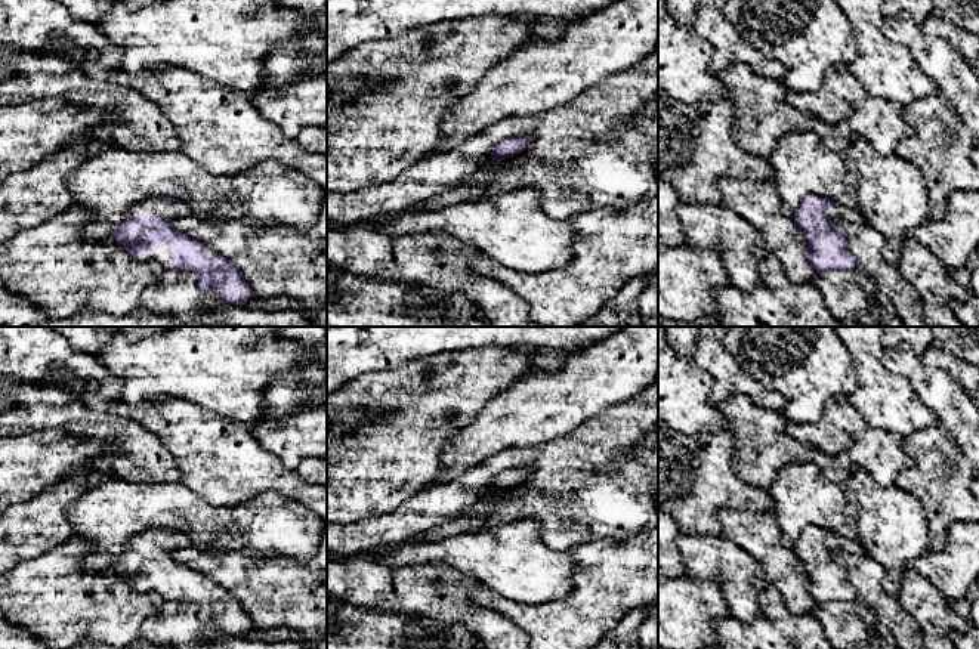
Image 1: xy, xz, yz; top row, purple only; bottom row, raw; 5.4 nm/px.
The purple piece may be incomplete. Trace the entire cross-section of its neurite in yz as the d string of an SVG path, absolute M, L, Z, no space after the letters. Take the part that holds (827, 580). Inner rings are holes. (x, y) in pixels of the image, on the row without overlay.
M809 525L802 531L793 550L804 568L809 593L818 605L850 602L856 597L844 569L834 560L833 551L846 550L864 556L865 550L858 538L849 540L830 529Z

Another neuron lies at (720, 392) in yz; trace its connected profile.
M699 327L698 346L691 356L695 367L714 378L710 402L717 407L732 393L739 392L748 395L760 408L781 411L787 404L785 398L750 377L716 337L714 330L714 327Z

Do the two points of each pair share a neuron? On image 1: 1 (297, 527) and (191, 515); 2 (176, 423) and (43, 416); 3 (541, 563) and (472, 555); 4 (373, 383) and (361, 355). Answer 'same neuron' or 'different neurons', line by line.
1: same neuron
2: different neurons
3: same neuron
4: different neurons

